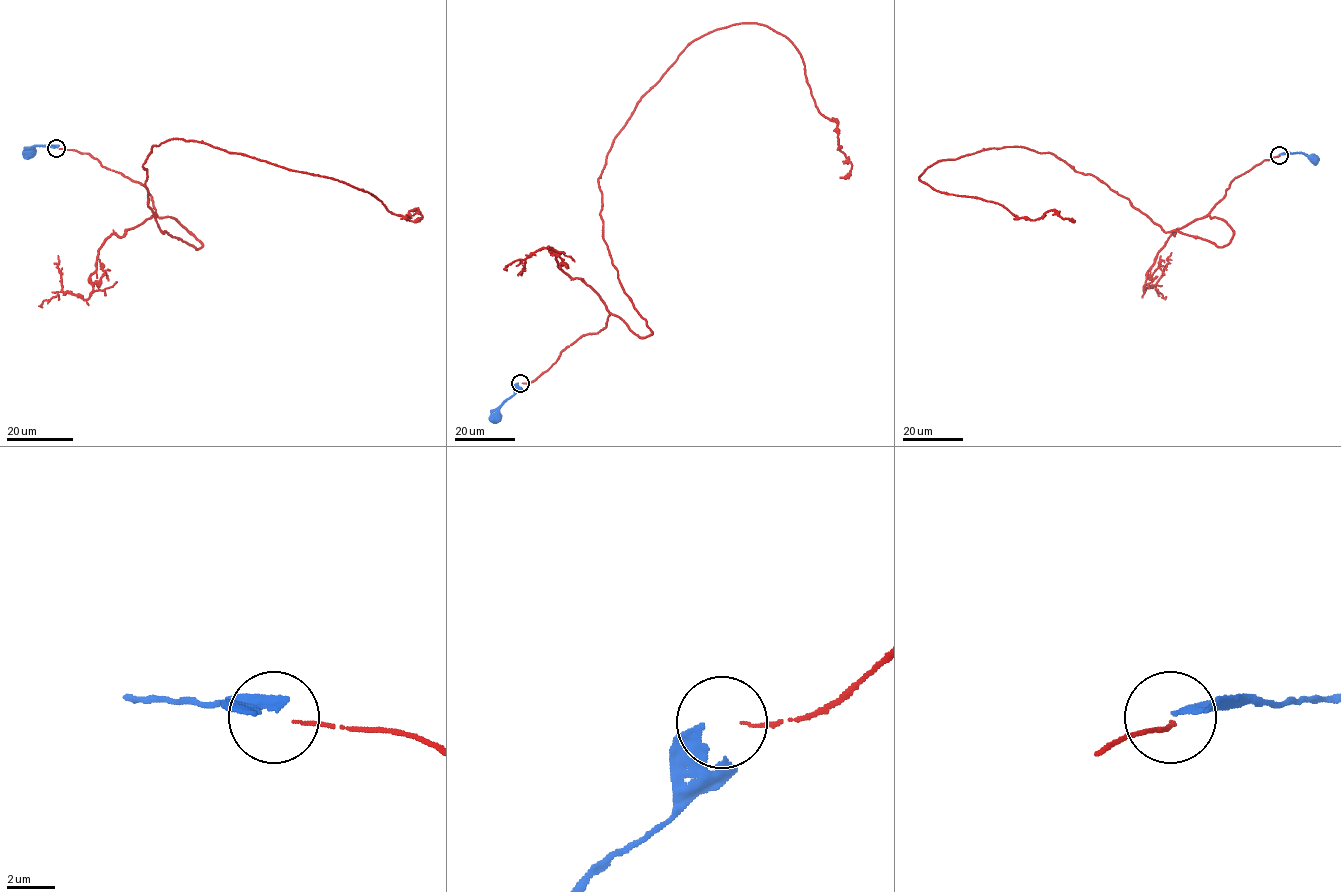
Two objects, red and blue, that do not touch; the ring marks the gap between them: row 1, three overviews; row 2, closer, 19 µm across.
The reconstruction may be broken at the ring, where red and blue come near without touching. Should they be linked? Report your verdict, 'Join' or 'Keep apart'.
Join

